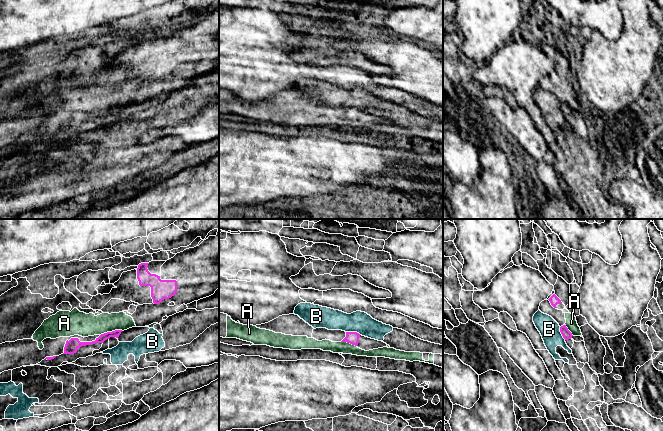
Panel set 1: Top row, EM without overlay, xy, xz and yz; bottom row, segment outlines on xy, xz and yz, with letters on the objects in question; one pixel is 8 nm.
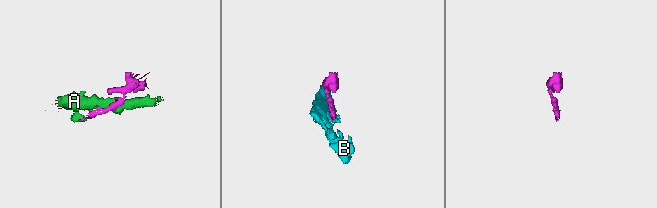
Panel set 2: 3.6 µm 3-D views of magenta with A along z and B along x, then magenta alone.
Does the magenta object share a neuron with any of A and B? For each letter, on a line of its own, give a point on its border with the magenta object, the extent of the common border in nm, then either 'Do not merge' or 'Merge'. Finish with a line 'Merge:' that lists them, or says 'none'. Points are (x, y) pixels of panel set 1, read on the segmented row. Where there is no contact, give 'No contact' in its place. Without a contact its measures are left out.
A: Touches magenta at xy (112, 331). Shared border 190 nm. Merge
B: Touches magenta at xz (353, 332). Shared border 120 nm. Do not merge
Merge: A

